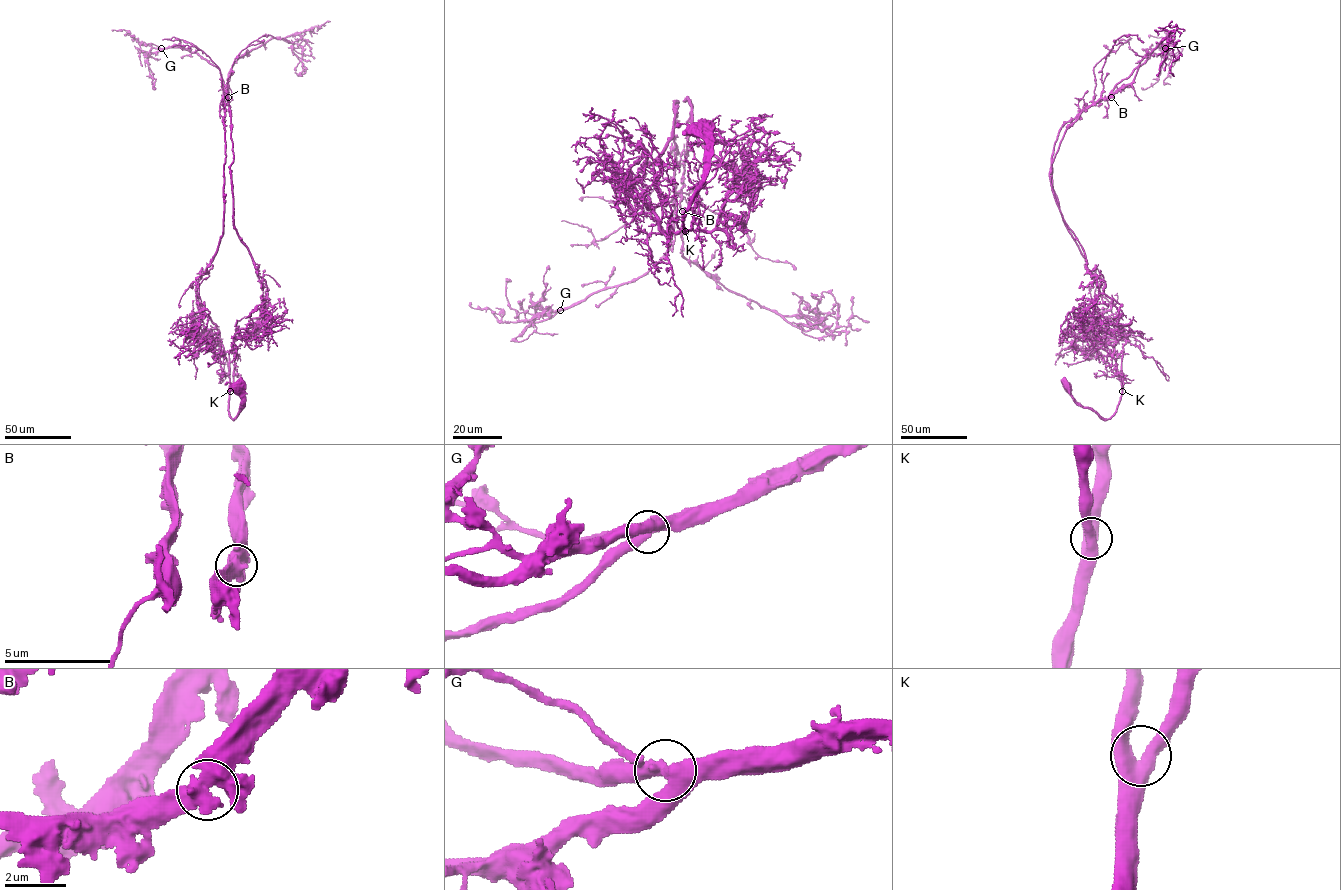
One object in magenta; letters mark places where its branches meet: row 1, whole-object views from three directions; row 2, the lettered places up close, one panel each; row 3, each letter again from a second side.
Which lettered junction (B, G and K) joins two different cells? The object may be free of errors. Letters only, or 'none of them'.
none of them

